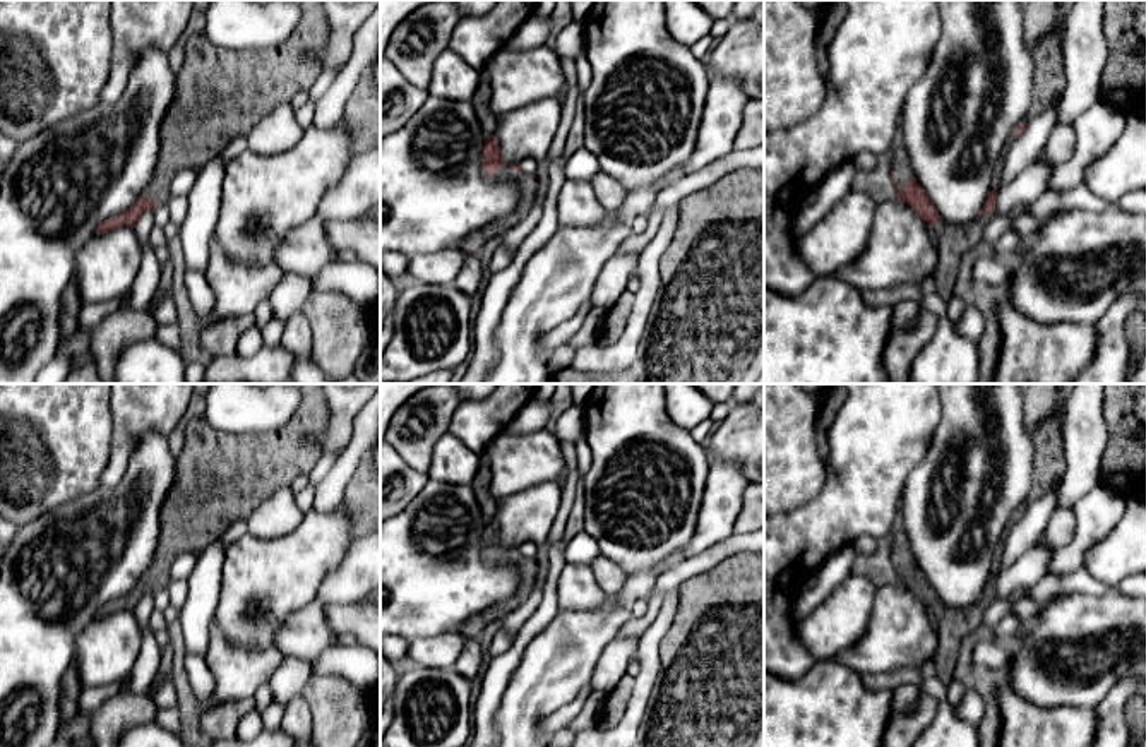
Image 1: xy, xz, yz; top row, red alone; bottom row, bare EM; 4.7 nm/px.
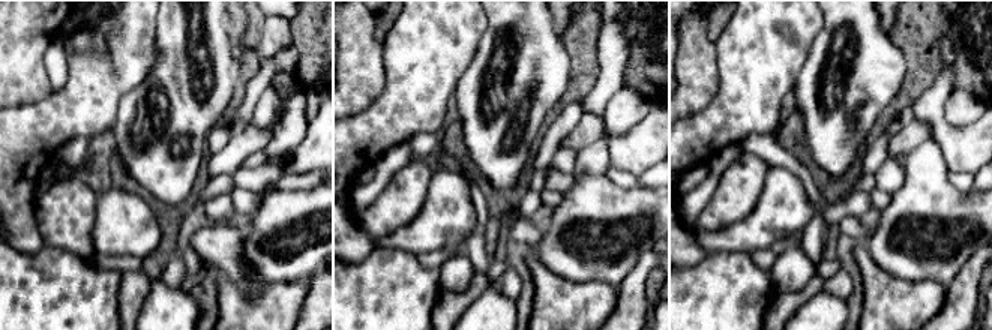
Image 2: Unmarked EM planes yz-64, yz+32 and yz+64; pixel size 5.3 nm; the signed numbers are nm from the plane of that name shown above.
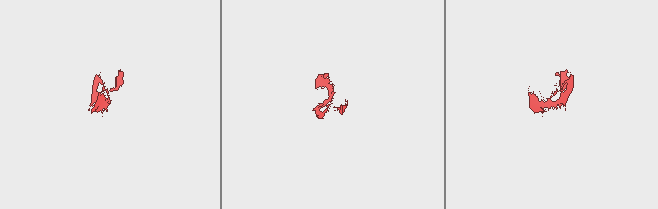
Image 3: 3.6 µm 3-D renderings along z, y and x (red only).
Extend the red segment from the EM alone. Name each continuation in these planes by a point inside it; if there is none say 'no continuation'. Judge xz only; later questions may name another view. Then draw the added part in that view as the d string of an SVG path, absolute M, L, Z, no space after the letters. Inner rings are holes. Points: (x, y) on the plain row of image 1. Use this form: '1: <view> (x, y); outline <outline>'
1: xz (526, 569); outline M502 550L497 553L490 562L493 564L510 564L517 574L519 574L519 589L510 598L505 600L471 619L468 619L457 632L464 634L466 637L480 637L483 629L498 620L504 619L507 613L510 613L514 608L517 608L521 603L526 601L529 596L534 579L536 579L536 562L533 562L528 557L516 555L512 550Z

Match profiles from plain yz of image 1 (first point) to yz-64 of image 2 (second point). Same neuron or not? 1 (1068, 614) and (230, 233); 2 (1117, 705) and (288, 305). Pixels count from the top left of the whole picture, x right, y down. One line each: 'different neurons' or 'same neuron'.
1: different neurons
2: different neurons

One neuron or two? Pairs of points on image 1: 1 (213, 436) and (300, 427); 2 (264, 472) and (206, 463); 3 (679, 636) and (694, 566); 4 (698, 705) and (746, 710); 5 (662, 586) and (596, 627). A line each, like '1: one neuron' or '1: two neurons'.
1: one neuron
2: one neuron
3: two neurons
4: one neuron
5: two neurons

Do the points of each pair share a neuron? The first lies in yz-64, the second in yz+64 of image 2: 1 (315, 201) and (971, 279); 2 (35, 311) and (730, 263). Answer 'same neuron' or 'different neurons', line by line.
1: different neurons
2: same neuron

